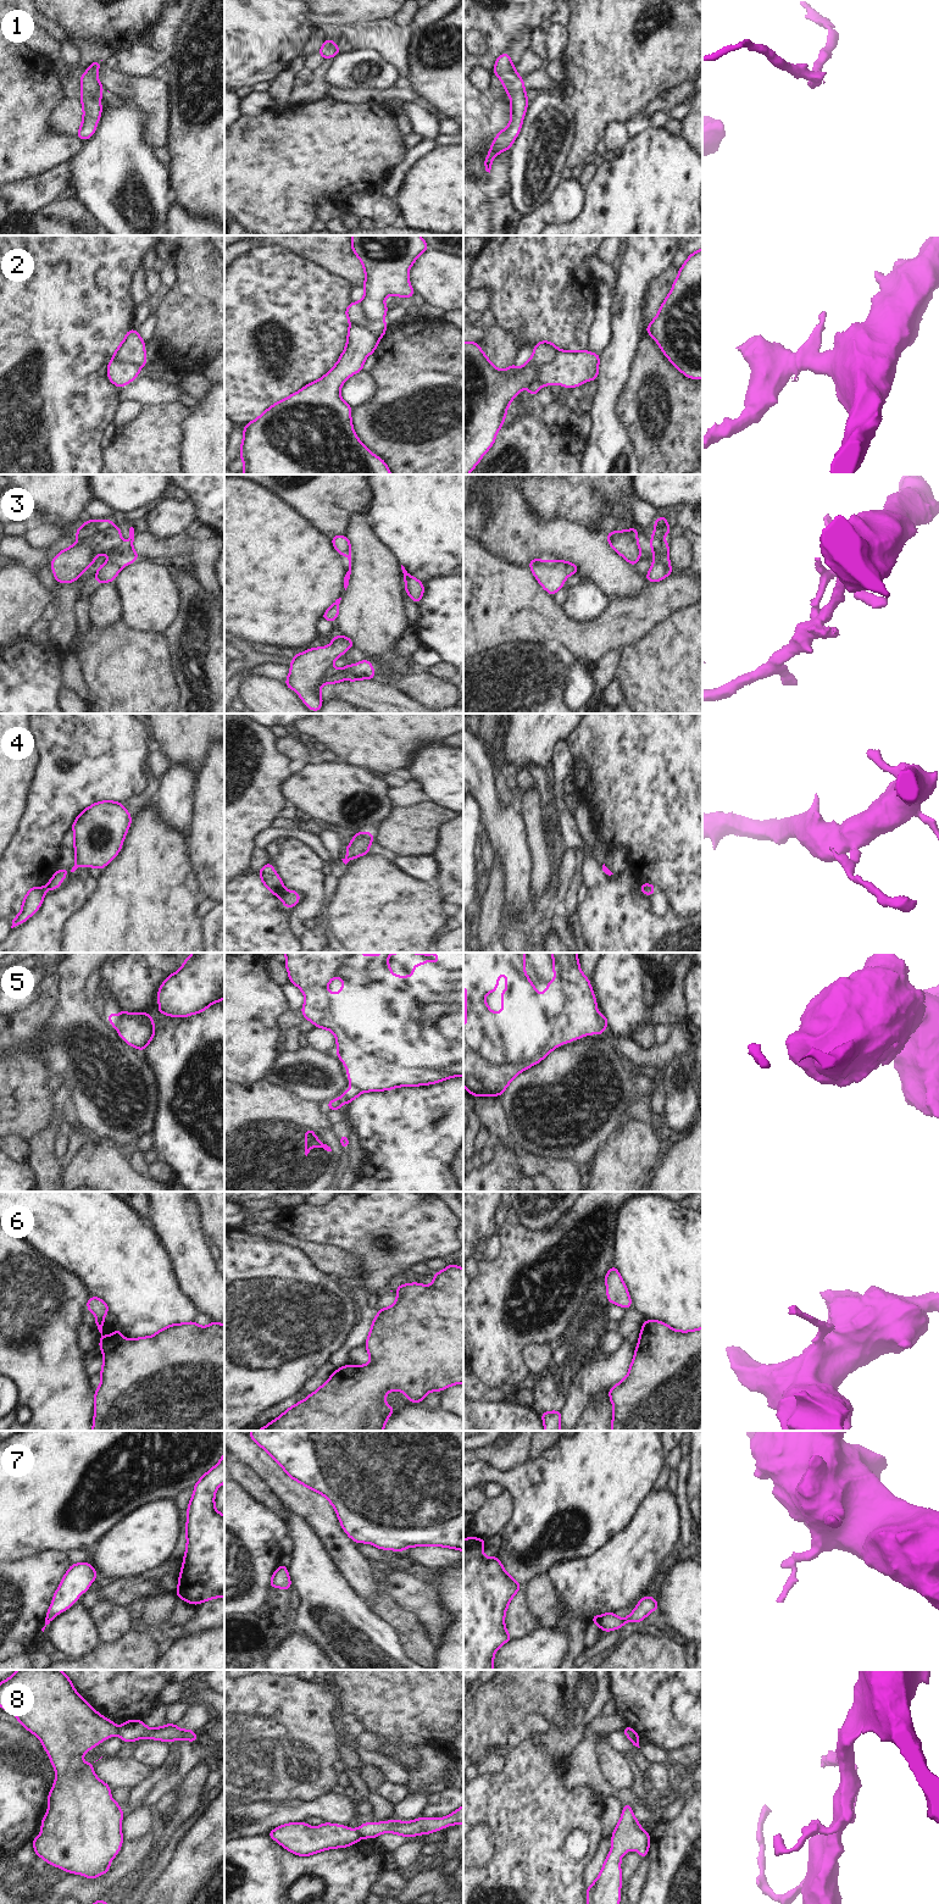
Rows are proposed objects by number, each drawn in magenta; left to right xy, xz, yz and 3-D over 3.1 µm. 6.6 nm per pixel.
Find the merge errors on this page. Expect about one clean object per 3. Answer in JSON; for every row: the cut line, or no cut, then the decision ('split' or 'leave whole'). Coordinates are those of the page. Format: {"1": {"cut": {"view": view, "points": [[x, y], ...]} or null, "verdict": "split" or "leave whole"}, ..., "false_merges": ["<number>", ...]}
{"1": {"cut": null, "verdict": "leave whole"}, "2": {"cut": {"view": "xz", "points": [[371, 318], [368, 329], [374, 336], [381, 337]]}, "verdict": "split"}, "3": {"cut": {"view": "xz", "points": [[350, 665], [346, 673], [323, 682]]}, "verdict": "split"}, "4": {"cut": {"view": "xz", "points": [[284, 891], [279, 897]]}, "verdict": "split"}, "5": {"cut": {"view": "yz", "points": [[598, 1016], [598, 1023], [603, 1030]]}, "verdict": "split"}, "6": {"cut": null, "verdict": "leave whole"}, "7": {"cut": {"view": "yz", "points": [[601, 1616], [598, 1625]]}, "verdict": "split"}, "8": {"cut": {"view": "xz", "points": [[355, 1830], [360, 1837]]}, "verdict": "split"}, "false_merges": ["2", "3", "4", "5", "7", "8"]}

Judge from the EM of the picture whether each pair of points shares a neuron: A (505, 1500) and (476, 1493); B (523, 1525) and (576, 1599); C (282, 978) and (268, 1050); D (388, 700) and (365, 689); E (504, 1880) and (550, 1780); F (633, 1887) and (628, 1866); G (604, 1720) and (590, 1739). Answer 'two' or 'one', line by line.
A: two
B: two
C: two
D: one
E: one
F: two
G: two

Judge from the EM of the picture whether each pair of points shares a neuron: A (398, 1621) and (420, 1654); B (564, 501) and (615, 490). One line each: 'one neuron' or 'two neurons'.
A: one neuron
B: one neuron

